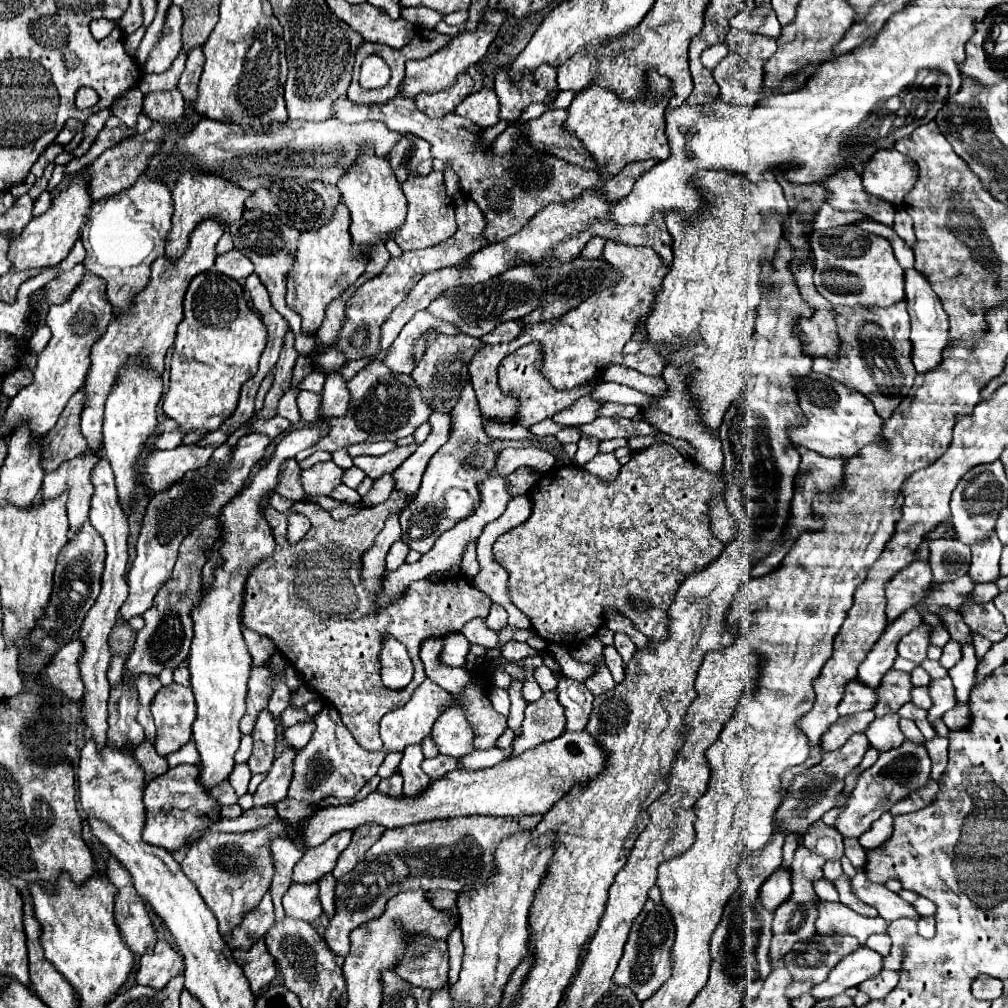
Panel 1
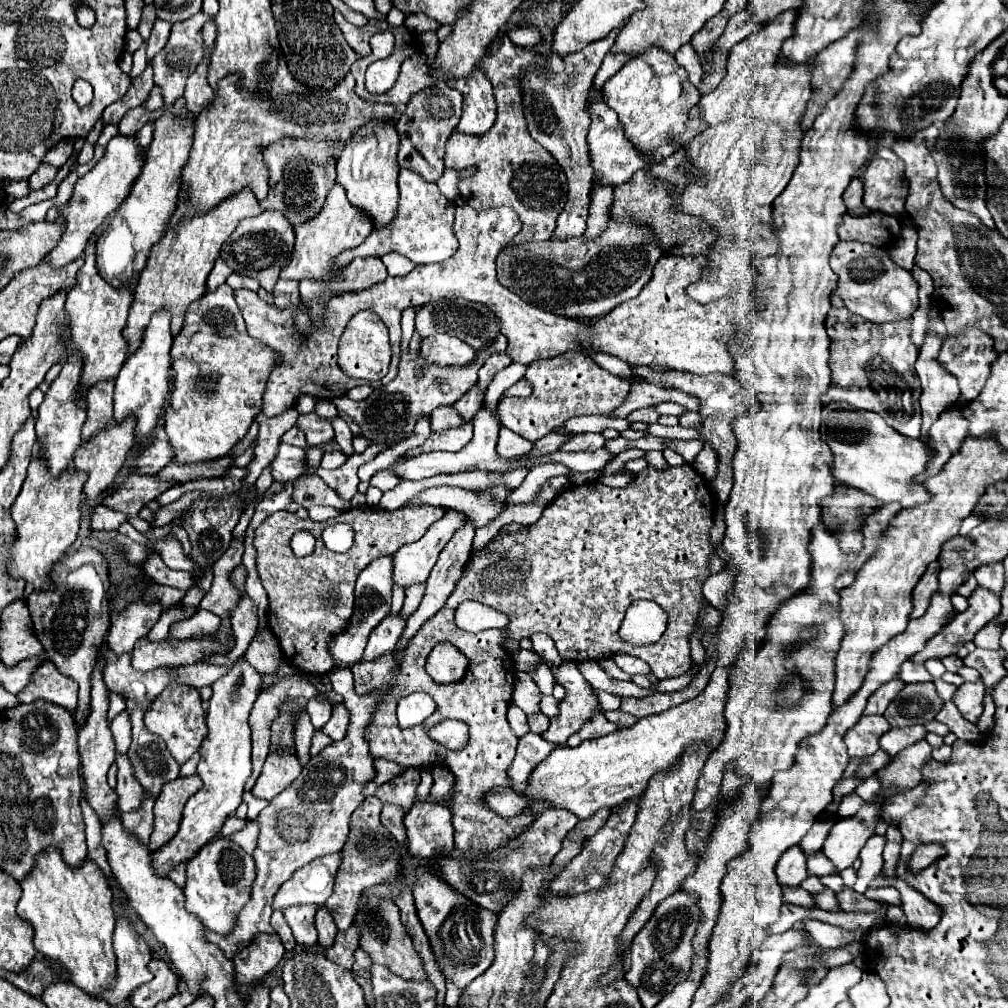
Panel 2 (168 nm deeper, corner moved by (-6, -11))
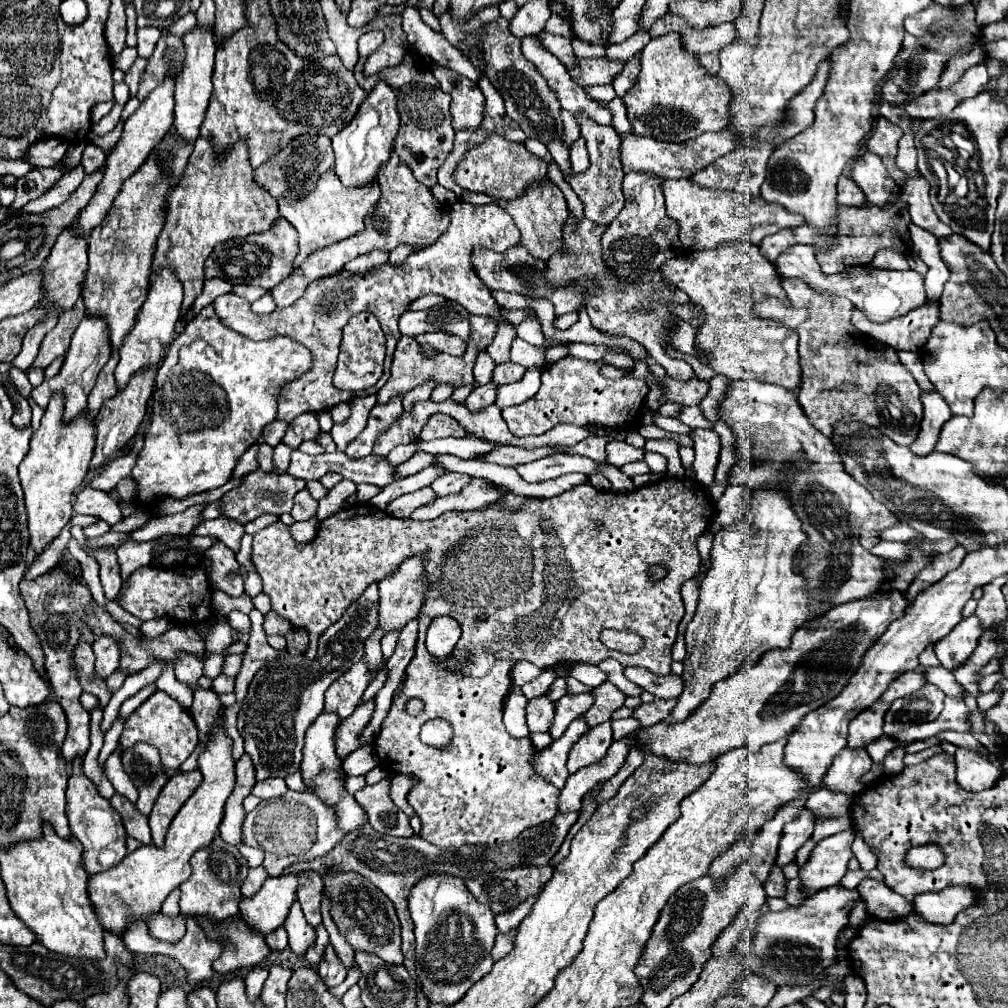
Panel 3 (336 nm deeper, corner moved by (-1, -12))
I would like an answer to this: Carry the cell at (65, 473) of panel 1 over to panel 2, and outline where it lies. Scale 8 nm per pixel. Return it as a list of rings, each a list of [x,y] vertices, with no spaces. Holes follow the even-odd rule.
[[[126,419],[126,423],[112,421],[112,427],[94,435],[88,443],[82,443],[74,455],[74,469],[88,473],[88,481],[84,483],[84,495],[88,501],[100,501],[106,495],[110,485],[114,483],[118,471],[124,467],[126,455],[134,445],[134,419]]]

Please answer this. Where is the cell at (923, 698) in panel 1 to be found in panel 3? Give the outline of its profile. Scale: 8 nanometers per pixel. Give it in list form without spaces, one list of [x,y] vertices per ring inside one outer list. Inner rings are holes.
[[[957,750],[955,762],[957,762],[957,782],[963,790],[973,792],[987,790],[1001,778],[1001,770],[995,768],[987,756],[981,756],[977,752]]]

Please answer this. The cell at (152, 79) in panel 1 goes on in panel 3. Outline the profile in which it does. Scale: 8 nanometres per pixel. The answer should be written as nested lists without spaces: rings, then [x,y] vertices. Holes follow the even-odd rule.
[[[120,120],[117,126],[109,133],[103,136],[93,136],[92,143],[98,145],[105,151],[110,151],[119,141],[123,132],[124,122]]]

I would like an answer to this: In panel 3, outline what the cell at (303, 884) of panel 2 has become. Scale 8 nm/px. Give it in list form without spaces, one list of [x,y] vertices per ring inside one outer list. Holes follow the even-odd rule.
[[[297,874],[267,878],[259,892],[249,898],[241,898],[239,914],[243,922],[253,928],[253,932],[261,932],[263,936],[283,926],[291,904],[295,902],[297,890]]]

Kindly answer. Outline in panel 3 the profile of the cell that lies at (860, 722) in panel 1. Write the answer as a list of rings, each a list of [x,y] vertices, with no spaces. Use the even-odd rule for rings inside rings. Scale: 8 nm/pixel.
[[[877,700],[873,706],[857,714],[857,718],[851,720],[849,724],[849,736],[847,736],[847,746],[849,748],[863,748],[883,736],[883,718],[885,712],[889,710],[889,704],[883,700]]]

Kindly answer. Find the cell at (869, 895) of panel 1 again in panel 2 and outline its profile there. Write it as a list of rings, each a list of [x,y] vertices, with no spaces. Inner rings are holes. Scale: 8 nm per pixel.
[[[844,887],[842,893],[838,893],[836,897],[838,897],[838,903],[840,903],[840,909],[846,912],[871,912],[880,907],[879,902],[867,898],[864,894],[856,893],[856,891],[850,889],[850,887]]]

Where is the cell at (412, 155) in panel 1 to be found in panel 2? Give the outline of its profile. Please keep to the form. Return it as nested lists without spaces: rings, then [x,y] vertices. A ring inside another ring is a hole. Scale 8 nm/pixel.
[[[434,83],[410,99],[406,111],[396,123],[400,135],[398,165],[410,171],[418,171],[426,181],[438,181],[444,173],[444,147],[450,133],[456,129],[462,113],[462,93],[446,83]]]

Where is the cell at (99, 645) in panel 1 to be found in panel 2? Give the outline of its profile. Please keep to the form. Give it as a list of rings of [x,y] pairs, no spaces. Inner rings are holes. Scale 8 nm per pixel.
[[[102,641],[102,645],[98,647],[98,655],[96,655],[96,663],[94,663],[94,671],[92,671],[92,691],[90,691],[90,715],[86,717],[86,723],[82,723],[80,731],[78,731],[78,747],[80,747],[80,757],[82,757],[82,767],[84,767],[84,783],[86,783],[86,791],[88,791],[88,801],[94,807],[94,811],[98,813],[100,819],[106,819],[106,815],[112,815],[114,807],[116,807],[116,791],[112,791],[108,787],[106,781],[106,773],[110,769],[110,765],[114,763],[116,751],[114,751],[114,739],[110,735],[110,721],[106,719],[106,711],[108,711],[108,689],[102,683],[102,671],[106,667],[106,649],[108,649],[108,641]]]

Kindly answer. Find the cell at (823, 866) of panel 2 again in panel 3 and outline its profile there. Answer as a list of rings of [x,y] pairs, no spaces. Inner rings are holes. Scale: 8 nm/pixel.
[[[848,814],[847,816],[820,819],[815,824],[815,829],[811,839],[813,842],[818,843],[823,838],[845,831],[851,827],[851,819]]]

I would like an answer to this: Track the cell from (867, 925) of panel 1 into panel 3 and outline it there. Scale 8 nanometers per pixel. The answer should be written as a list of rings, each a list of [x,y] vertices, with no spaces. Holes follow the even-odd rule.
[[[775,864],[773,870],[769,872],[763,888],[765,888],[765,894],[767,894],[767,896],[783,898],[783,894],[785,894],[785,876],[783,876],[781,868],[777,868],[777,864]]]

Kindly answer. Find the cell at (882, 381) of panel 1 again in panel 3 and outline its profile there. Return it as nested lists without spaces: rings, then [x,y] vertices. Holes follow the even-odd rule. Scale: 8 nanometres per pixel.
[[[783,278],[781,282],[791,304],[809,306],[809,320],[797,328],[799,362],[803,368],[799,402],[811,418],[809,422],[825,436],[831,436],[835,422],[847,416],[881,430],[895,444],[911,446],[921,428],[921,388],[901,362],[897,362],[895,350],[875,340],[867,342],[861,332],[853,330],[849,322],[853,306],[849,306],[849,300],[819,294],[811,288],[805,288],[801,294],[799,278]],[[863,344],[867,352],[861,350]]]

